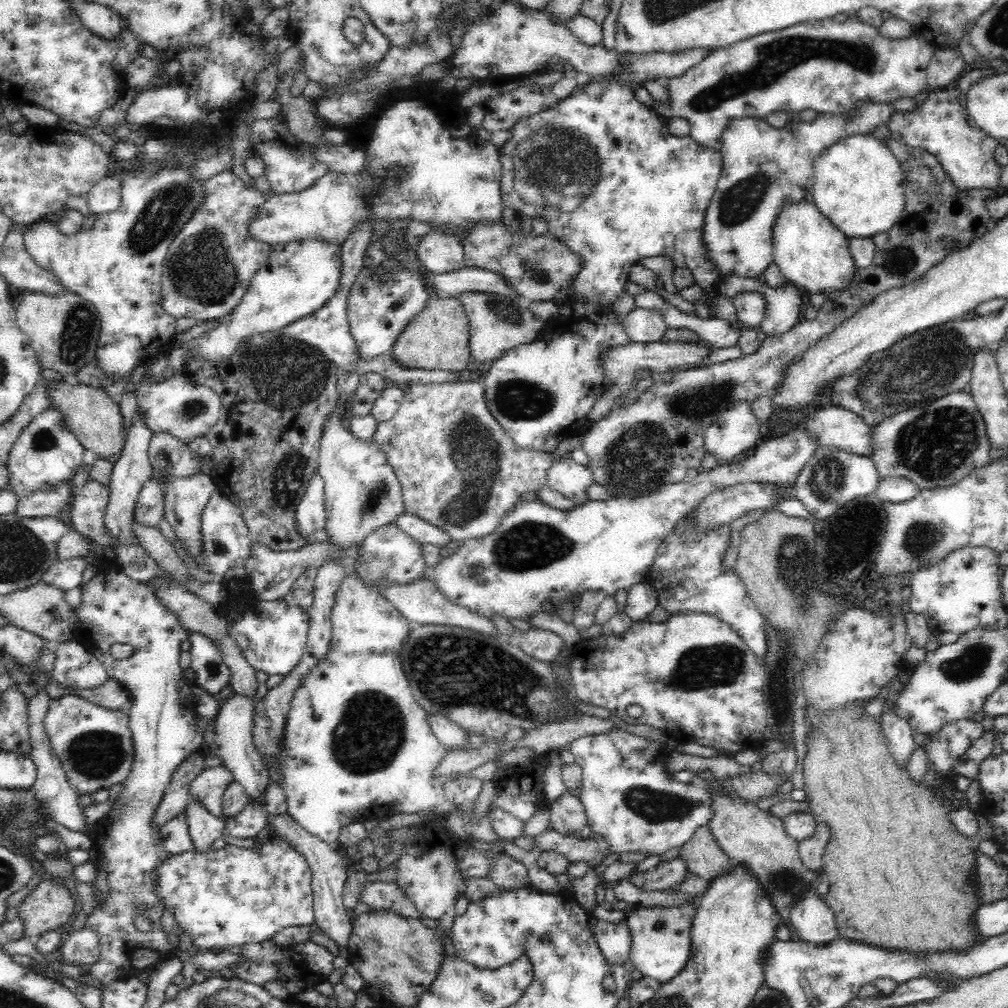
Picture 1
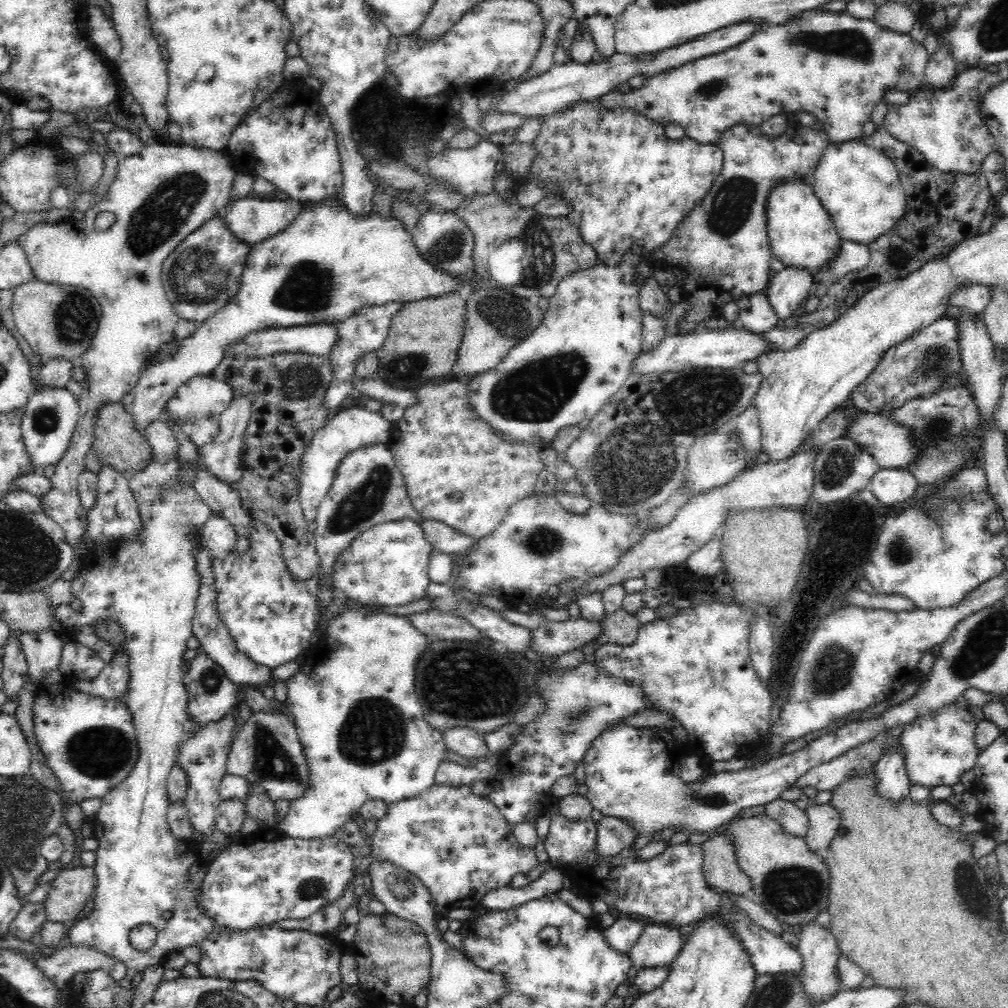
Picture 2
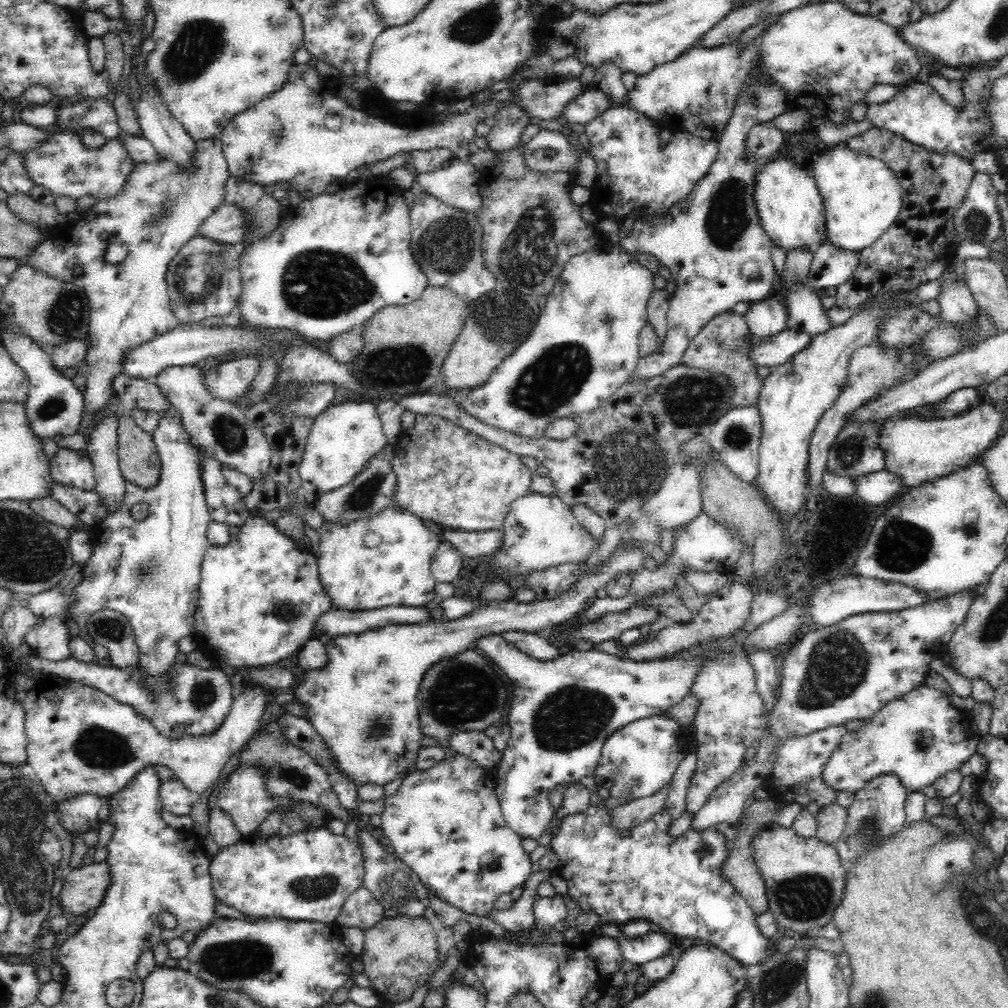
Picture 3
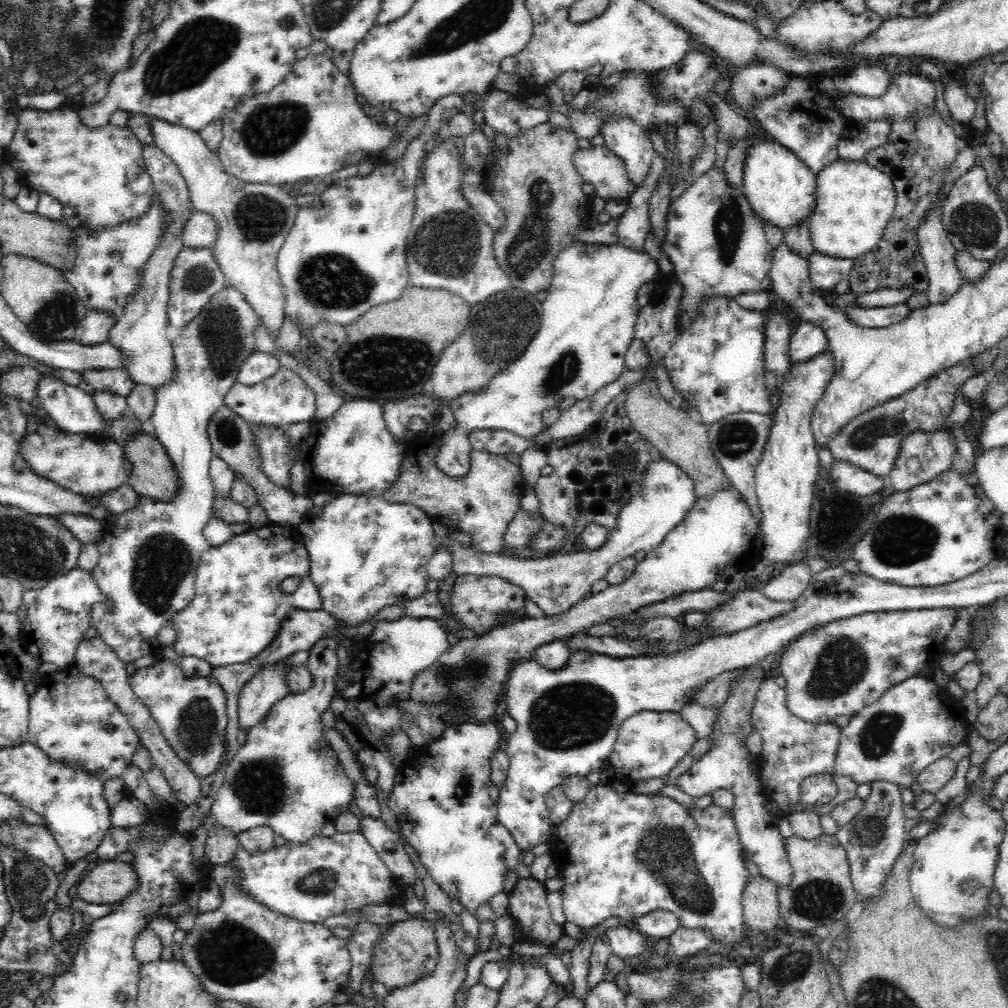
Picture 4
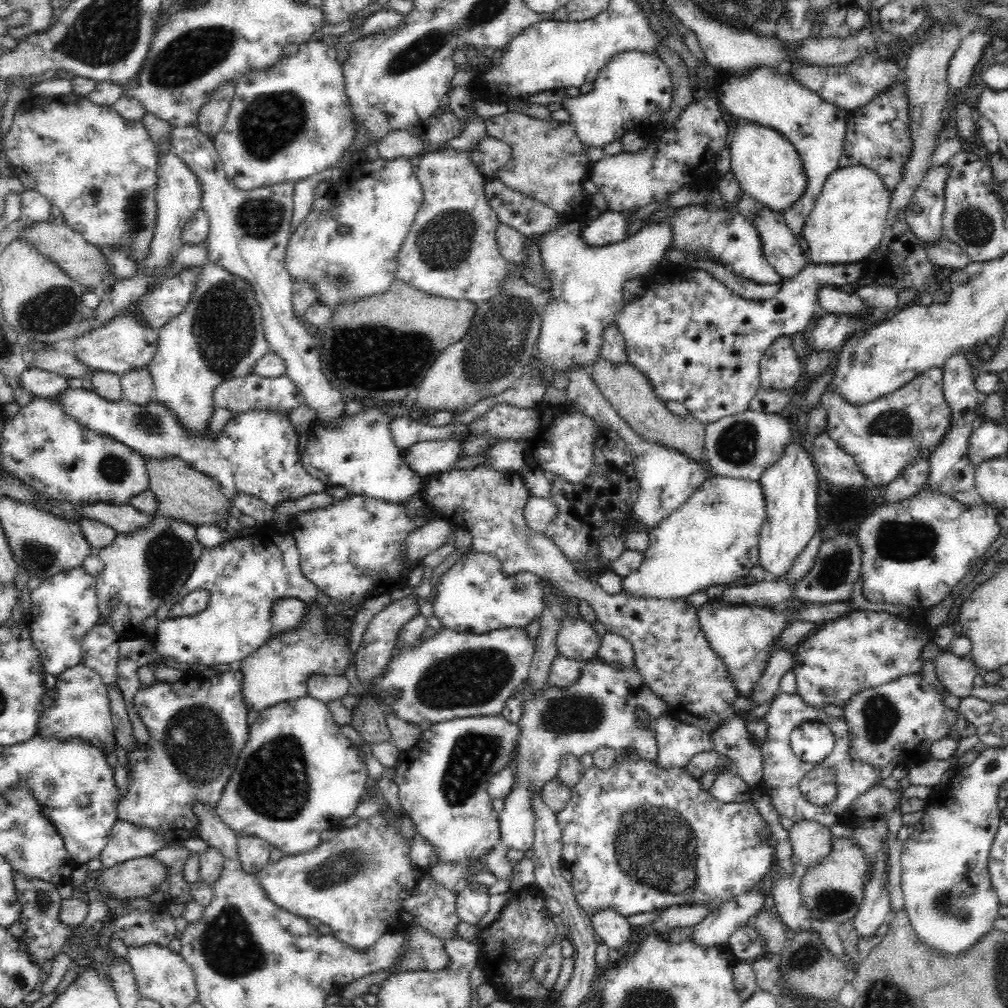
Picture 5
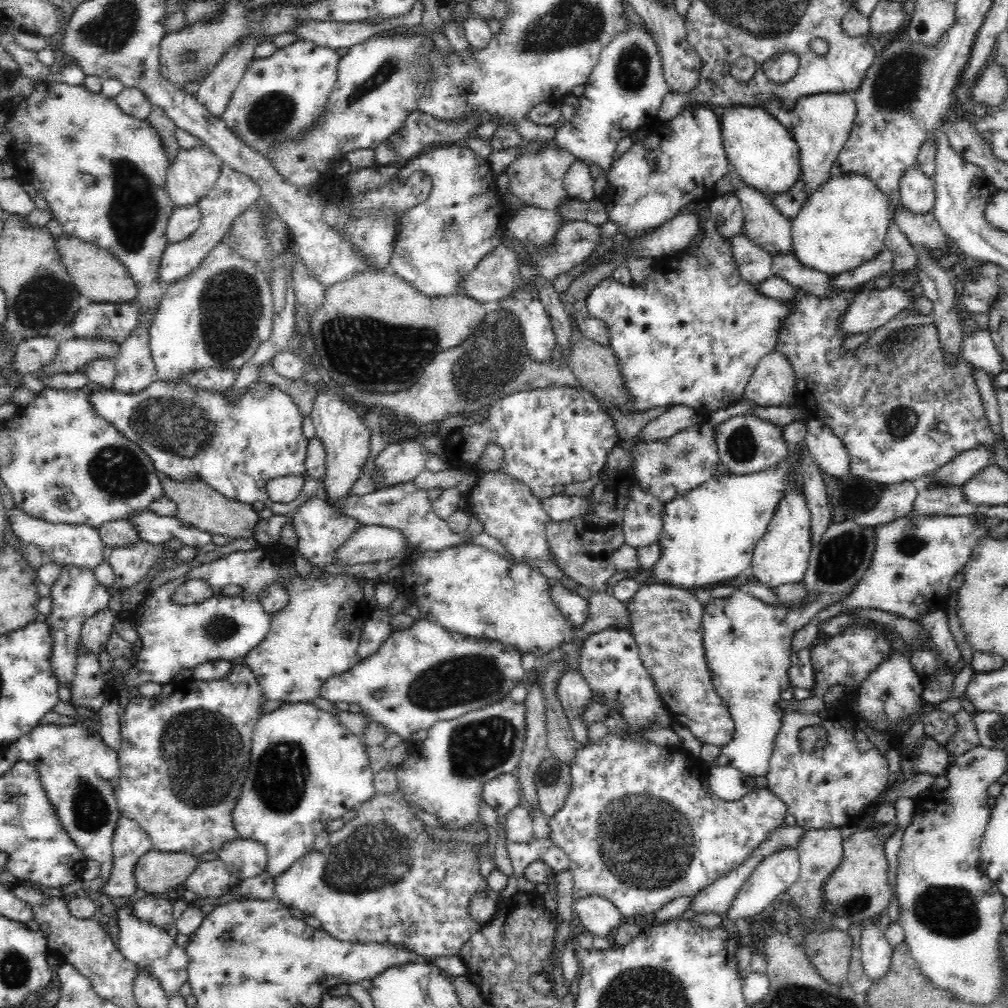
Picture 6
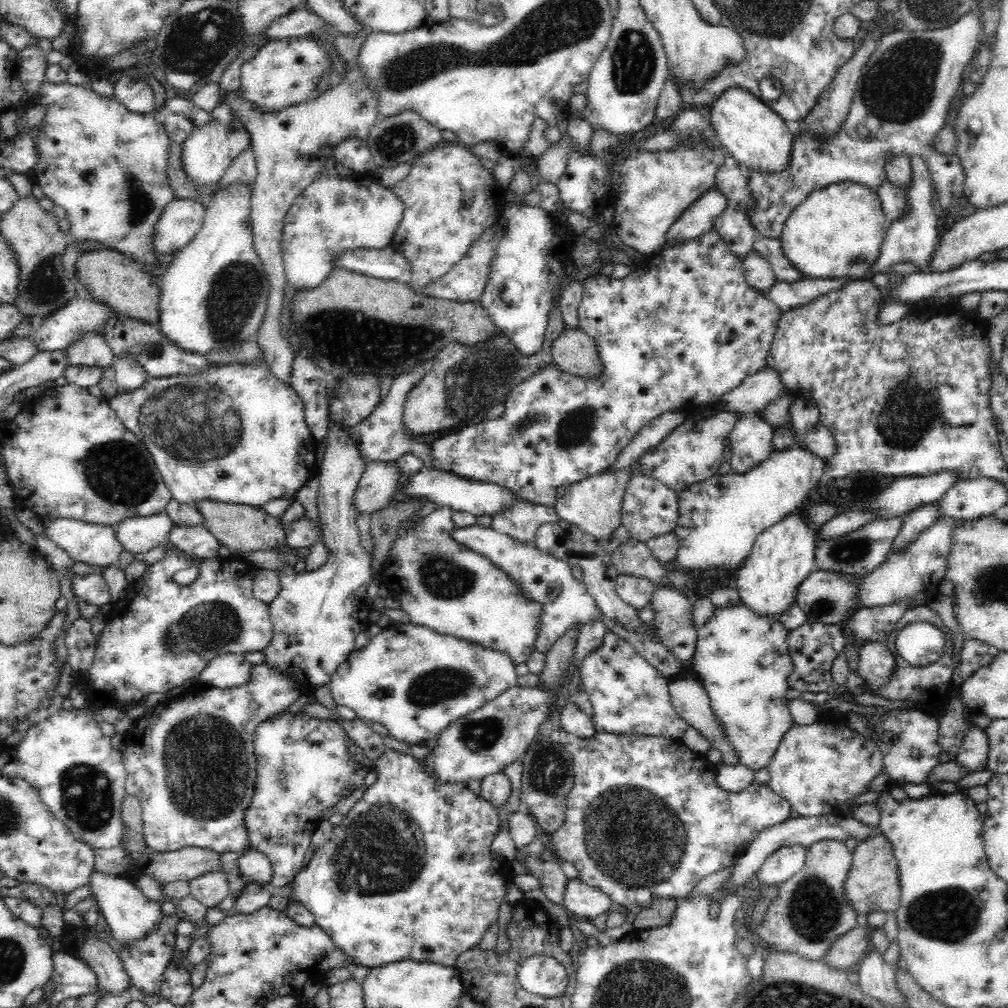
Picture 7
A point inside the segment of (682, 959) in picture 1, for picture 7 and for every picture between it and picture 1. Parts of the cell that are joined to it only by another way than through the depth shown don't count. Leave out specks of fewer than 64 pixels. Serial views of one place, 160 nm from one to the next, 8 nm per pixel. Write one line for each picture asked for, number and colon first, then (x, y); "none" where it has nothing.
2: (657, 946)
3: (640, 950)
4: (624, 942)
5: (614, 929)
6: (601, 918)
7: (584, 900)

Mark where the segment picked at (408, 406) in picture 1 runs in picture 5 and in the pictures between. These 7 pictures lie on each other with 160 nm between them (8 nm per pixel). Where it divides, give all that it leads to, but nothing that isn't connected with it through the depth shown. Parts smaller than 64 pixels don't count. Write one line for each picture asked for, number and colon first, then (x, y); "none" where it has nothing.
2: (457, 470)
3: (447, 474)
4: (481, 504)
5: (671, 652)

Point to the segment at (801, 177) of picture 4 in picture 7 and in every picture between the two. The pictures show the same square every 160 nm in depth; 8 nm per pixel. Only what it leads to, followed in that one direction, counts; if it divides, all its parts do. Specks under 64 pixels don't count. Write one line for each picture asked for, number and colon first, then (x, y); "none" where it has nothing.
5: (767, 166)
6: (766, 157)
7: (756, 137)

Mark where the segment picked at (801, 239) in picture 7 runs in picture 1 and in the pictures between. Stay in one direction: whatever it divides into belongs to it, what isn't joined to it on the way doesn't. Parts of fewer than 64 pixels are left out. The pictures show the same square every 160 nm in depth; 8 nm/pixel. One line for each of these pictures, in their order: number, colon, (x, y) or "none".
1: (858, 183)
2: (859, 187)
3: (862, 197)
4: (854, 201)
5: (847, 223)
6: (843, 225)

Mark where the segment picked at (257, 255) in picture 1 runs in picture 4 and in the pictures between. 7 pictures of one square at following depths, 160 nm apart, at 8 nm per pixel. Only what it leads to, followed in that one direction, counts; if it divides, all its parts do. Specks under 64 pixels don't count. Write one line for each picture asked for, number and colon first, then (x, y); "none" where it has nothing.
2: (202, 274)
3: (203, 280)
4: (195, 278)

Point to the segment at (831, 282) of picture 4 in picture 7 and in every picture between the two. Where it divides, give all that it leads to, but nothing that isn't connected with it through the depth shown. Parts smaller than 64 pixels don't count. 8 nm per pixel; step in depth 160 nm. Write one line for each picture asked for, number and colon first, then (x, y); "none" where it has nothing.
5: (699, 343)
6: (692, 334)
7: (686, 328)

